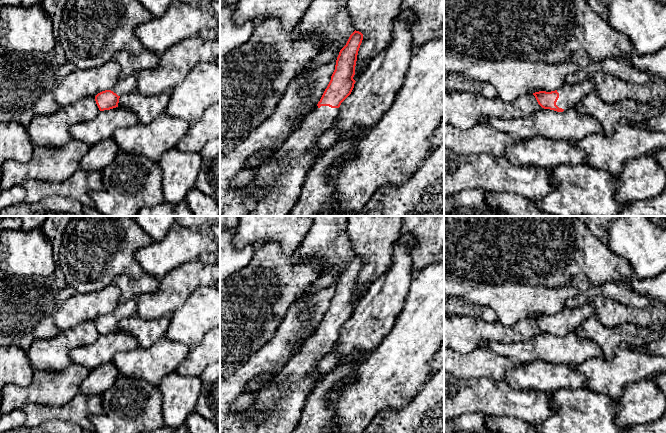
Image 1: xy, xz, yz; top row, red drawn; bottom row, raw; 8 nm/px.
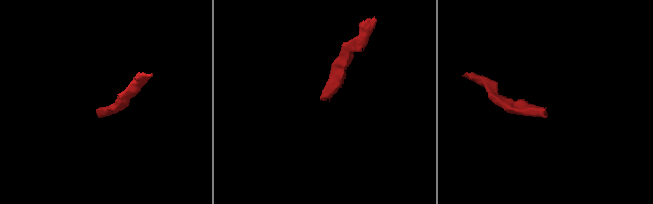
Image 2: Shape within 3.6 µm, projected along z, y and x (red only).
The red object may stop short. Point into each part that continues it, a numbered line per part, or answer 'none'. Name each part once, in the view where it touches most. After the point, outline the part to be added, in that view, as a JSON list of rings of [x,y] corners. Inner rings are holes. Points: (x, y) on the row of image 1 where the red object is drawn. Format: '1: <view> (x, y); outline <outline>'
1: yz (569, 95); outline [[[592,77],[574,85],[565,83],[557,89],[557,92],[559,93],[559,98],[556,105],[565,111],[575,108],[586,95],[595,92],[595,83]]]

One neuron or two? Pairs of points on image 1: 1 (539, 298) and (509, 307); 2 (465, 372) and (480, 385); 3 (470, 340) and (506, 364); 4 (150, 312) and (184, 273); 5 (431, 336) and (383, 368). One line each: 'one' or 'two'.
1: one
2: two
3: two
4: one
5: one

